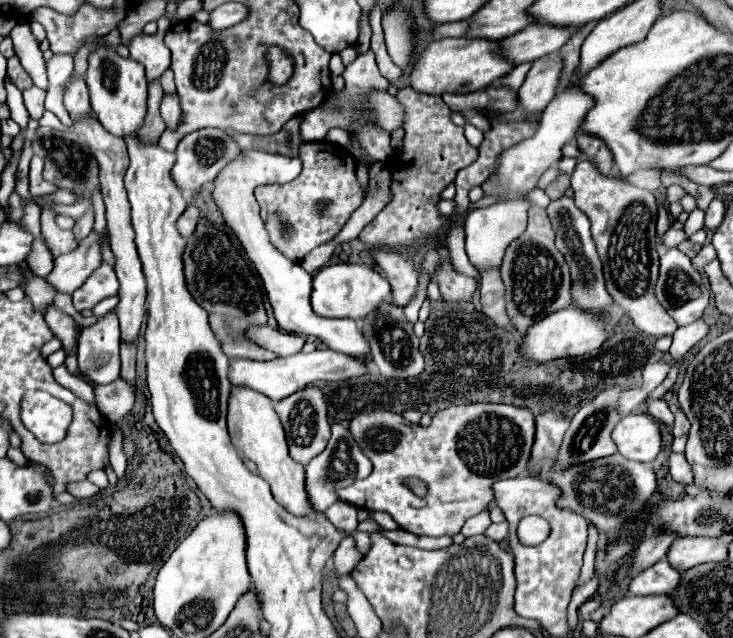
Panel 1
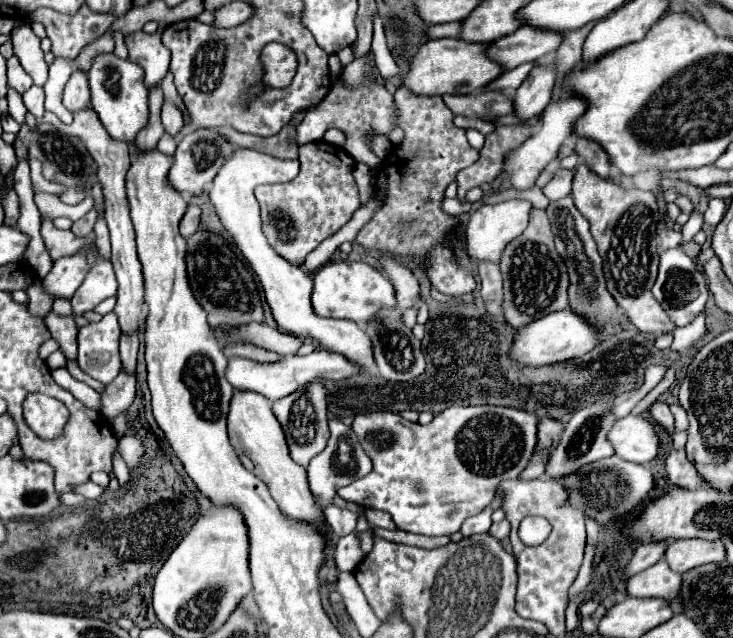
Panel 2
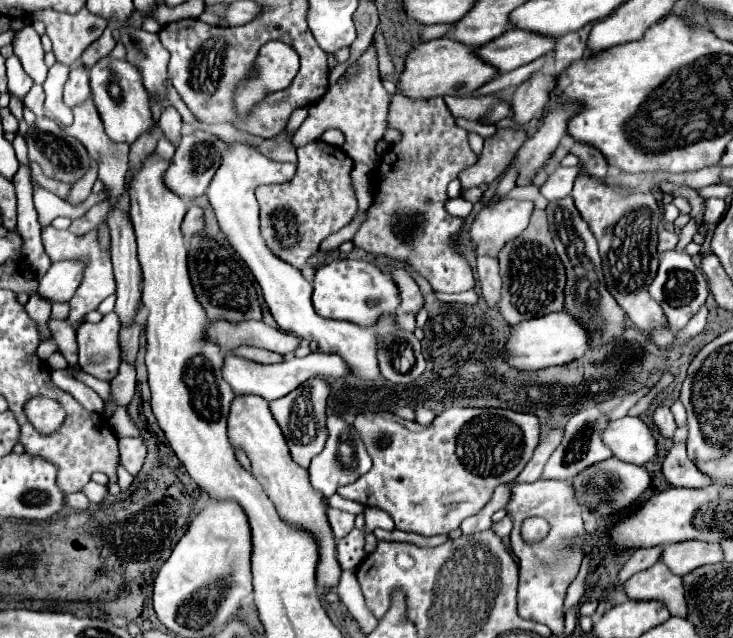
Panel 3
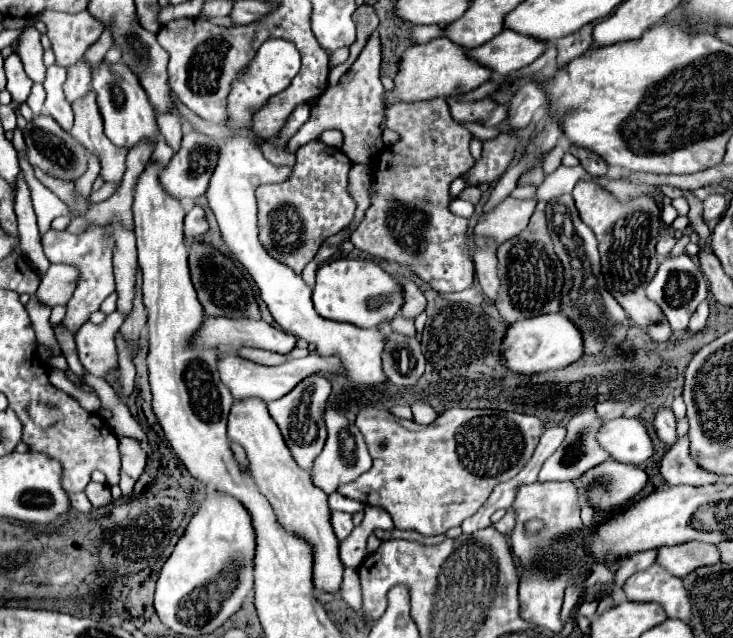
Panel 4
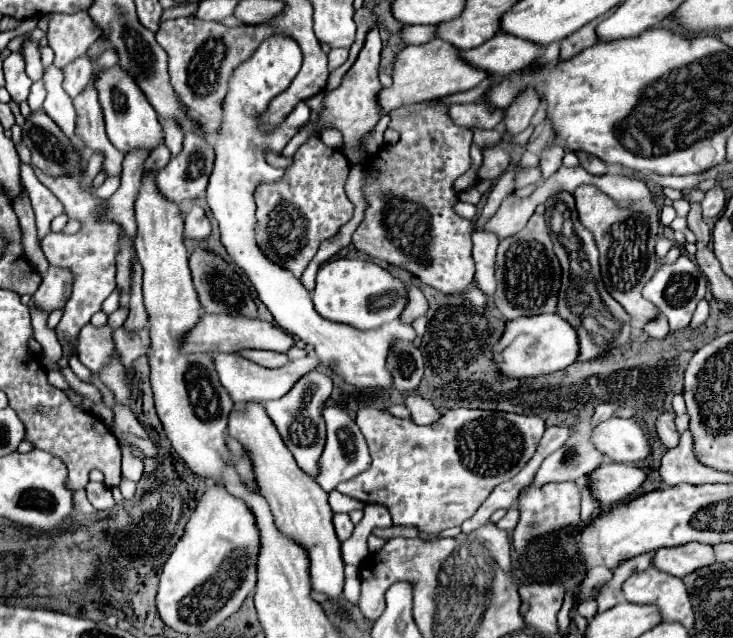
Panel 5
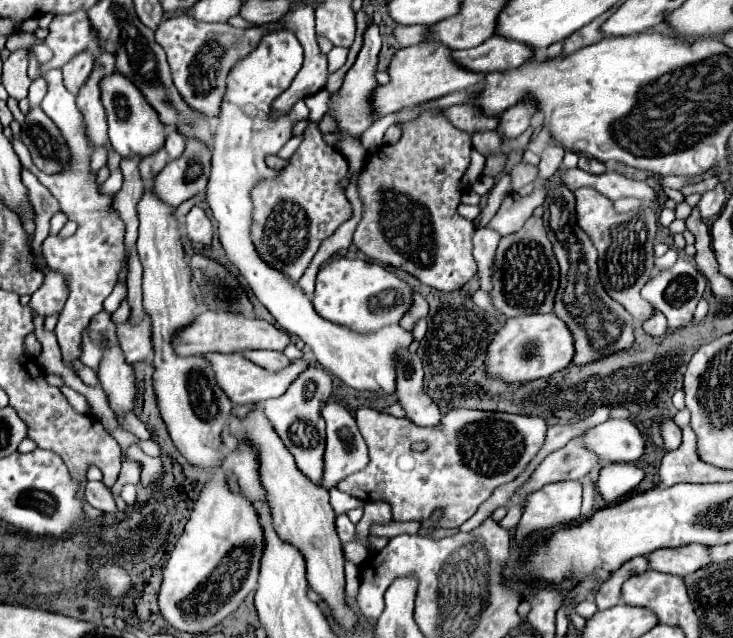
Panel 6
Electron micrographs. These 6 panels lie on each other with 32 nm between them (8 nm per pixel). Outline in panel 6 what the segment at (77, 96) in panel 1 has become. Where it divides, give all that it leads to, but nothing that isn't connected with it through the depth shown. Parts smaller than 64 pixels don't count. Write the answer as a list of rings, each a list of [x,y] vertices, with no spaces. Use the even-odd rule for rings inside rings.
[[[84,50],[80,52],[80,56],[74,56],[64,68],[64,84],[72,94],[78,94],[80,86],[86,82],[86,78],[90,76],[94,68],[94,54],[92,50]]]

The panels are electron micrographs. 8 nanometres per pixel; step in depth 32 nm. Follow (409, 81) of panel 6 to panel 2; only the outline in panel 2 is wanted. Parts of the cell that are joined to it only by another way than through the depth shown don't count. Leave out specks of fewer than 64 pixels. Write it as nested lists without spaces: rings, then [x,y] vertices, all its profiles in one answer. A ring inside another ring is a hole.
[[[440,38],[430,40],[420,46],[420,50],[412,56],[408,74],[404,76],[404,88],[408,88],[416,96],[464,96],[480,92],[488,82],[502,74],[502,68],[492,62],[484,50],[488,44],[468,44],[458,38]]]

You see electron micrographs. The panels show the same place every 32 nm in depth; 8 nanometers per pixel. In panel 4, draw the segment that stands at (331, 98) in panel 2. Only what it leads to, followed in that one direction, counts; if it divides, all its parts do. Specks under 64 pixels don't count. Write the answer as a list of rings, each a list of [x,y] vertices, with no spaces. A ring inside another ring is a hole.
[[[374,32],[368,38],[368,44],[362,50],[362,54],[358,56],[358,60],[348,70],[348,74],[342,76],[340,84],[326,90],[320,96],[318,108],[312,108],[310,120],[288,142],[288,146],[286,146],[288,152],[296,152],[302,144],[318,138],[324,130],[336,128],[344,134],[344,148],[348,148],[348,158],[352,162],[360,162],[360,164],[370,164],[372,162],[370,146],[376,140],[376,136],[380,134],[380,122],[382,122],[384,112],[386,112],[384,86],[380,82],[380,62],[382,62],[380,50],[382,50],[380,38],[378,38],[378,32]]]

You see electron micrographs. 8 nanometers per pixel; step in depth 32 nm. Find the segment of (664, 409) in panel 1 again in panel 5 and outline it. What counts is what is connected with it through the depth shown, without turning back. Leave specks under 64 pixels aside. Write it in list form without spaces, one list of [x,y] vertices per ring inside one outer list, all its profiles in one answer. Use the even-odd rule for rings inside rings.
[[[664,412],[658,422],[656,422],[656,428],[658,428],[658,434],[660,434],[660,440],[666,448],[676,448],[676,444],[680,442],[680,432],[676,430],[676,424],[674,424],[674,414],[670,412]]]

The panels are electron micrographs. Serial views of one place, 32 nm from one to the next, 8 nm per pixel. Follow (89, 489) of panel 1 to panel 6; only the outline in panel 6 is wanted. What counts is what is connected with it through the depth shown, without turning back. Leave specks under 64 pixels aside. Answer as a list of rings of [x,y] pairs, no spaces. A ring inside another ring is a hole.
[[[88,481],[84,486],[84,492],[86,492],[86,500],[90,506],[102,510],[102,512],[108,512],[108,514],[116,514],[116,502],[112,500],[110,496],[110,490],[108,486],[104,486],[101,481]]]

